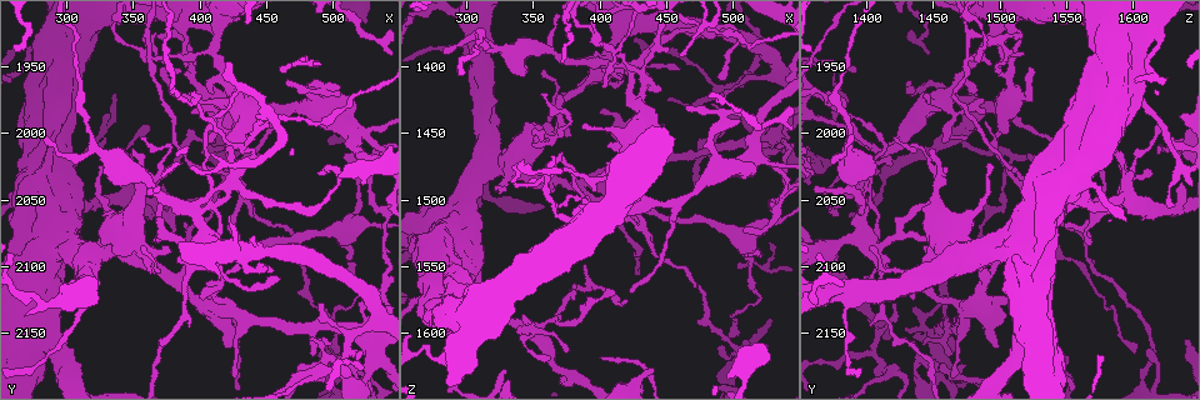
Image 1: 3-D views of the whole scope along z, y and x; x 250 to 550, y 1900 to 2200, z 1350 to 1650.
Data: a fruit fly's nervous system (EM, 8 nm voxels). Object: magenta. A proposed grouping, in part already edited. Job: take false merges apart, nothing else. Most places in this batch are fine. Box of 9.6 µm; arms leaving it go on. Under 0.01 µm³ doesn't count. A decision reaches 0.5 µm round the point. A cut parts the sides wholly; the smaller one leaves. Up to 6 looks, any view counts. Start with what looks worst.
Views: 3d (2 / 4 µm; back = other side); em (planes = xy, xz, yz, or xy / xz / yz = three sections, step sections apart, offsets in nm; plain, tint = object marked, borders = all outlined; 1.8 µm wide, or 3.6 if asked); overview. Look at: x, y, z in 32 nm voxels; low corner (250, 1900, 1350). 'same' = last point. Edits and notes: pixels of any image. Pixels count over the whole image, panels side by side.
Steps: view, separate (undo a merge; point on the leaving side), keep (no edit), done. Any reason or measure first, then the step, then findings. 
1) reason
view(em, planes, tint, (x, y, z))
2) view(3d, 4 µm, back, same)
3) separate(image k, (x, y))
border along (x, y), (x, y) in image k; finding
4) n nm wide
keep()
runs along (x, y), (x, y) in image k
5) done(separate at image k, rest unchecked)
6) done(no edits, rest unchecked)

looks like a crossing
view(em, 3.6 µm, planes, tint, (328, 2086, 1474))

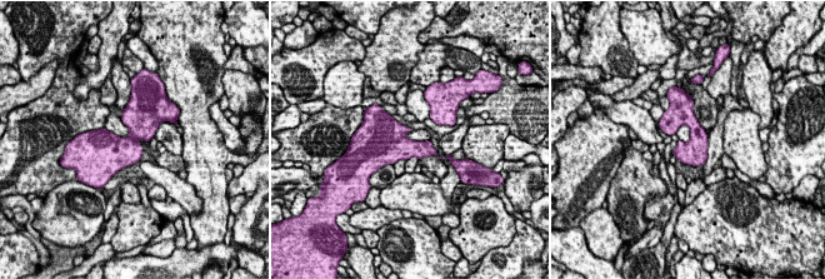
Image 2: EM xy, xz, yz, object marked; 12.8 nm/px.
340 nm wide
keep()
continuous, no second neuron

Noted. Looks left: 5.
closes a loop
view(em, planes, tint, (412, 1994, 1390))

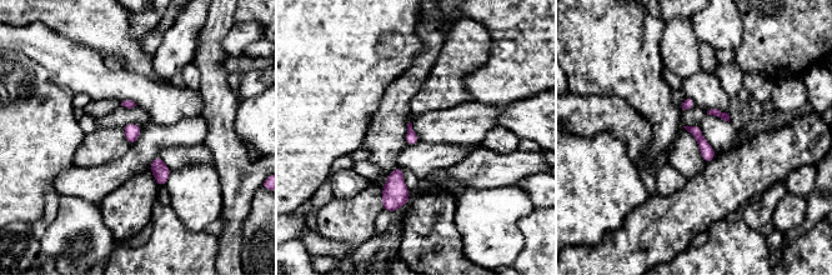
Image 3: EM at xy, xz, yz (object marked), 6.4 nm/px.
keep()
all the same neuron

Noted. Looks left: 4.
thin arm on a thick one
view(em, 3.6 µm, xz, step 16, borders, (384, 1924, 1512))

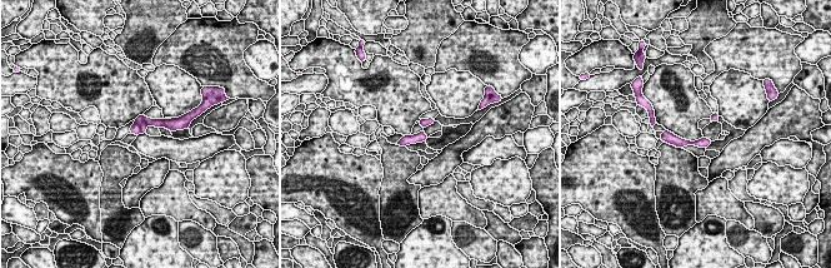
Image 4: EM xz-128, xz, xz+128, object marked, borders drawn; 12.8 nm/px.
separate(image 4, (139, 120))
the part that leaves runs along (665, 135), (680, 143), (706, 142) in image 4; a second neuron is stuck on

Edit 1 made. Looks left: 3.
done(separate at image 4, rest unchecked)

